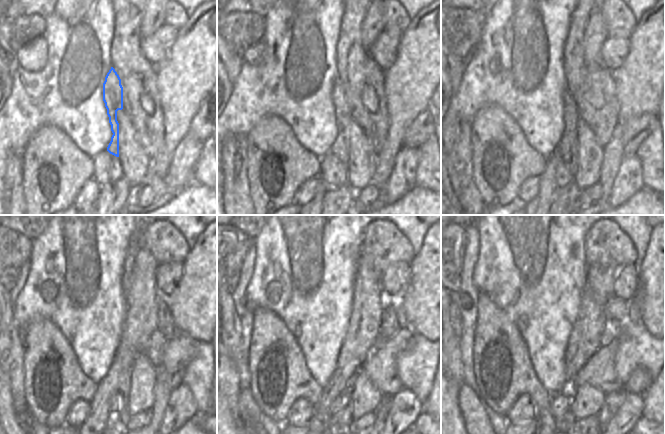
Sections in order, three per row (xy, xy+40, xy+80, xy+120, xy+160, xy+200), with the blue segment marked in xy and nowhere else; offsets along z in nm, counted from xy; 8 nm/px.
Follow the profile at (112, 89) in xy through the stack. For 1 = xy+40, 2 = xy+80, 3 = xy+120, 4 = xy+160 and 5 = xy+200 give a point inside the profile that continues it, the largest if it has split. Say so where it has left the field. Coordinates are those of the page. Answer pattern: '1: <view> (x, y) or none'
1: xy+40 (340, 148)
2: xy+80 (566, 150)
3: xy+120 (120, 418)
4: xy+160 (343, 418)
5: xy+200 (568, 418)

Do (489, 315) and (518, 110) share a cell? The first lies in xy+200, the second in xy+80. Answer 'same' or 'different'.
different

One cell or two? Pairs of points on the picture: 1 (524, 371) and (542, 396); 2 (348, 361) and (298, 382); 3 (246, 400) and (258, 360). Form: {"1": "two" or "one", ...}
{"1": "one", "2": "two", "3": "two"}

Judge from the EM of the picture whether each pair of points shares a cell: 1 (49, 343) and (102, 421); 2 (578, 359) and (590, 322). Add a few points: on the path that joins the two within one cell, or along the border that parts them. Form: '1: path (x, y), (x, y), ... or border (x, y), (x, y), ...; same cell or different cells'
1: border (97, 384), (97, 390), (90, 401); different cells
2: path (579, 350), (585, 340), (587, 331); same cell

